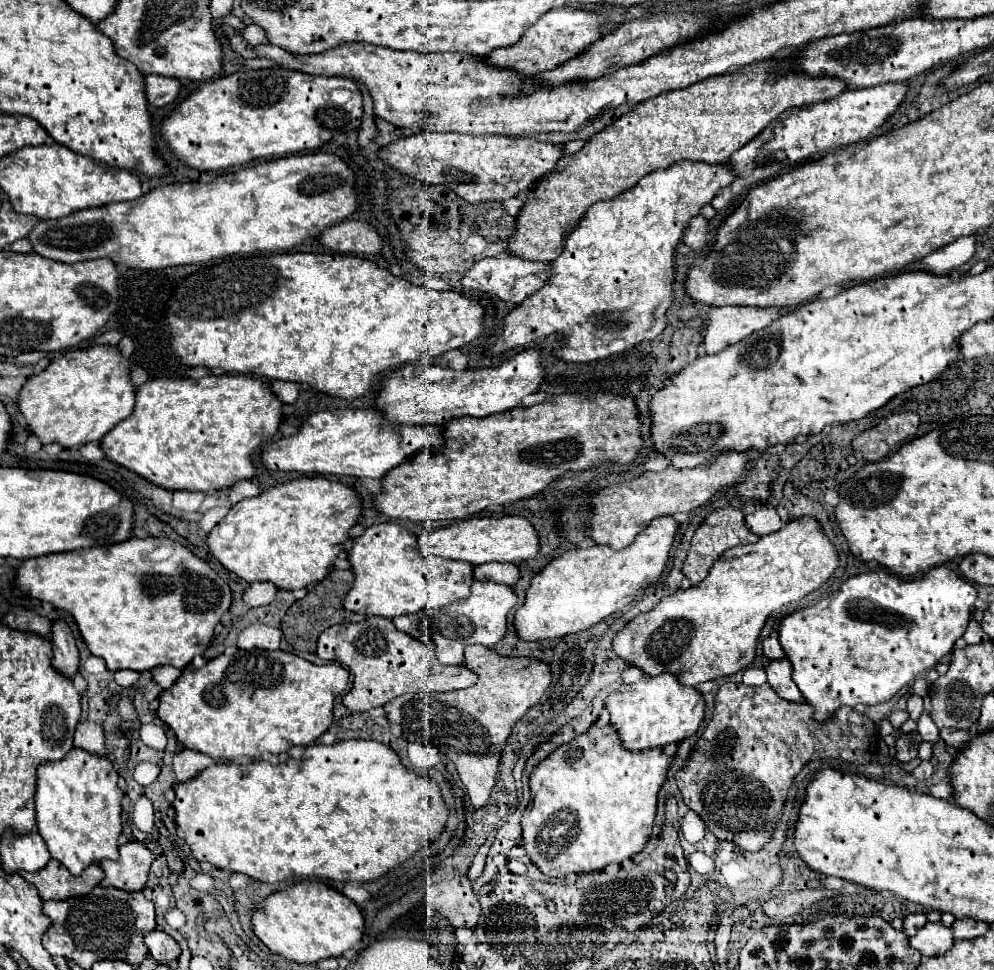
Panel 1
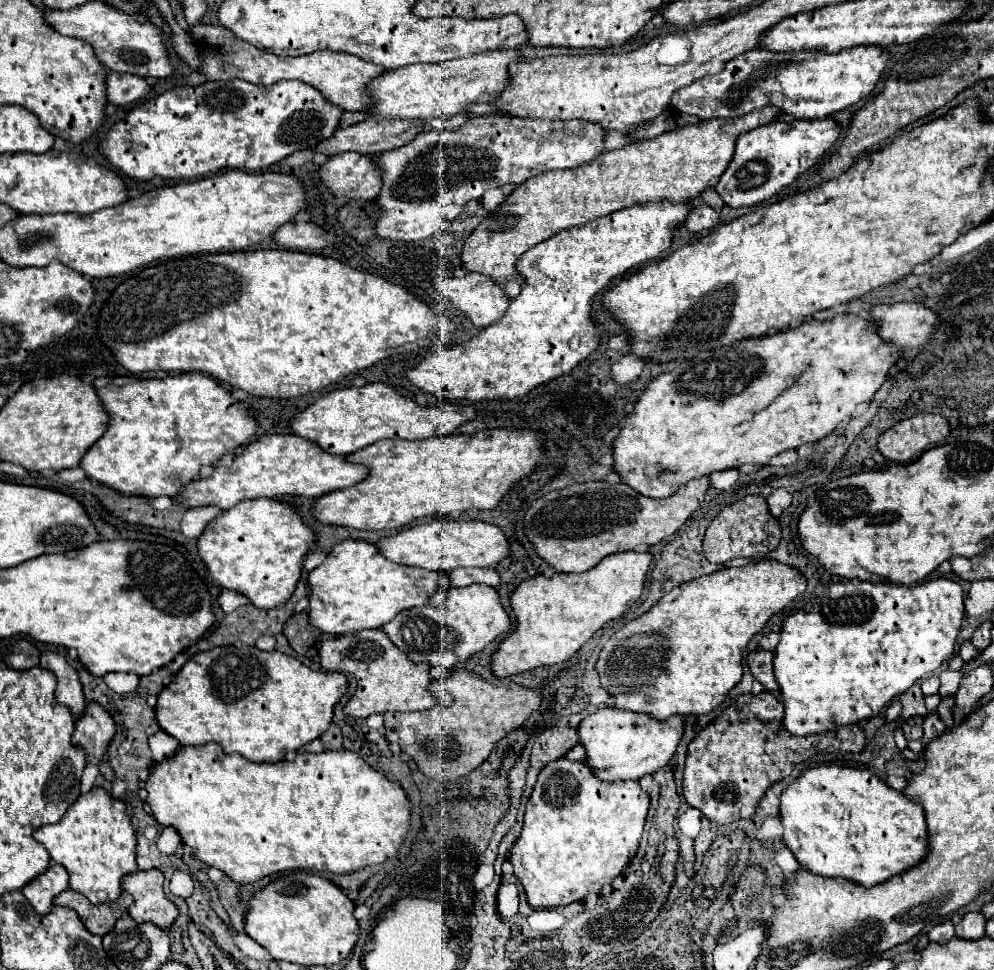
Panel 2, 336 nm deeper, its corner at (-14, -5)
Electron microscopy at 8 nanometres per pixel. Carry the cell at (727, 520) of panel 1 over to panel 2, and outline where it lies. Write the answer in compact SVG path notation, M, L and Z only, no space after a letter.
M746 496L726 506L708 526L704 536L704 558L712 564L726 564L736 558L754 558L772 552L782 538L778 520L770 514L762 496Z

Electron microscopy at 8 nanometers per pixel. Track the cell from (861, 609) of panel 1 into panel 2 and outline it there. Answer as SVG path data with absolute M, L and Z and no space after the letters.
M948 578L928 580L916 586L836 582L814 602L788 616L780 644L774 652L774 672L782 692L784 728L796 736L836 732L840 726L858 724L884 710L890 700L906 692L916 680L926 678L946 658L954 656L956 636L962 630L964 596L958 582Z

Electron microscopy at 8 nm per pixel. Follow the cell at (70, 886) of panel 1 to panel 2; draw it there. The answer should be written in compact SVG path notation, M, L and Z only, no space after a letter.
M68 888L54 898L54 904L76 910L80 920L92 934L104 936L108 934L108 930L114 928L114 922L128 910L128 906L132 904L132 896L128 892L122 892L116 902L104 902L100 906L92 906L88 898L84 898L84 894Z

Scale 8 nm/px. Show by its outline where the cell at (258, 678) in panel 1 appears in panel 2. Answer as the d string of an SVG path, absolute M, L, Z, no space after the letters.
M222 646L198 652L174 676L174 682L158 694L156 720L160 728L182 746L204 746L216 742L226 754L236 752L252 762L284 760L288 750L320 738L330 722L334 704L344 696L348 680L342 672L318 672L282 652L262 652L254 646Z

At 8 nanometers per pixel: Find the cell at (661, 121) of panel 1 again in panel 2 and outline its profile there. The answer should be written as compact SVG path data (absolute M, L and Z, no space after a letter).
M764 106L752 114L740 118L716 118L690 124L664 132L650 140L638 140L626 144L620 150L604 152L596 162L588 166L576 166L576 170L554 170L522 182L490 216L468 236L462 250L462 262L466 270L490 274L506 286L506 294L516 298L524 288L524 278L516 270L516 262L532 246L546 238L602 218L616 210L644 204L644 202L688 202L698 198L704 190L714 188L728 168L736 138L742 132L774 122L780 110Z

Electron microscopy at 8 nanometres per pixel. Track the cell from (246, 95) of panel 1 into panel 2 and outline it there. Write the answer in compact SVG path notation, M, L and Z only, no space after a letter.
M232 80L232 82L204 82L202 86L178 86L156 96L154 100L142 104L142 106L136 106L122 122L118 122L102 140L102 146L100 150L104 152L104 156L112 162L112 166L116 166L122 174L126 176L132 176L136 180L152 180L154 176L160 176L160 178L168 178L168 180L196 180L196 178L202 178L202 176L208 176L208 174L218 174L222 170L248 170L248 172L258 172L262 168L268 168L276 162L282 162L286 156L298 152L298 150L306 150L306 148L314 148L318 146L322 140L328 140L338 124L340 124L340 118L342 118L342 110L338 106L332 106L322 94L320 90L314 90L314 86L308 86L308 84L302 84L302 82L278 82L276 86L252 86L252 82L244 82L244 80Z

